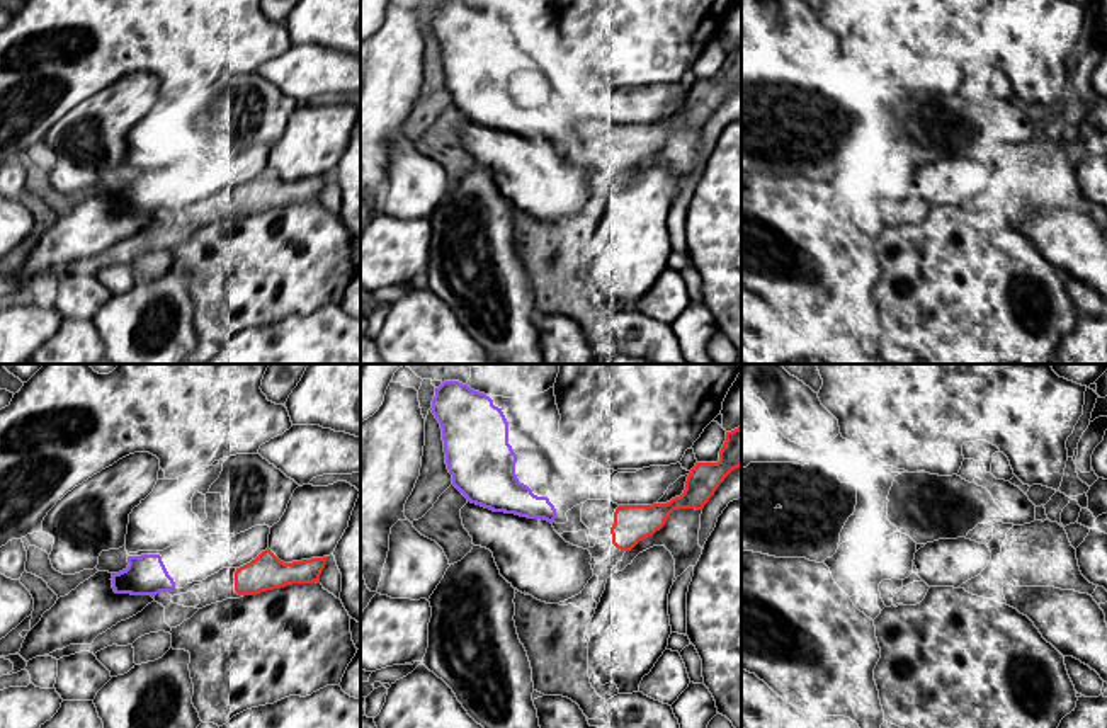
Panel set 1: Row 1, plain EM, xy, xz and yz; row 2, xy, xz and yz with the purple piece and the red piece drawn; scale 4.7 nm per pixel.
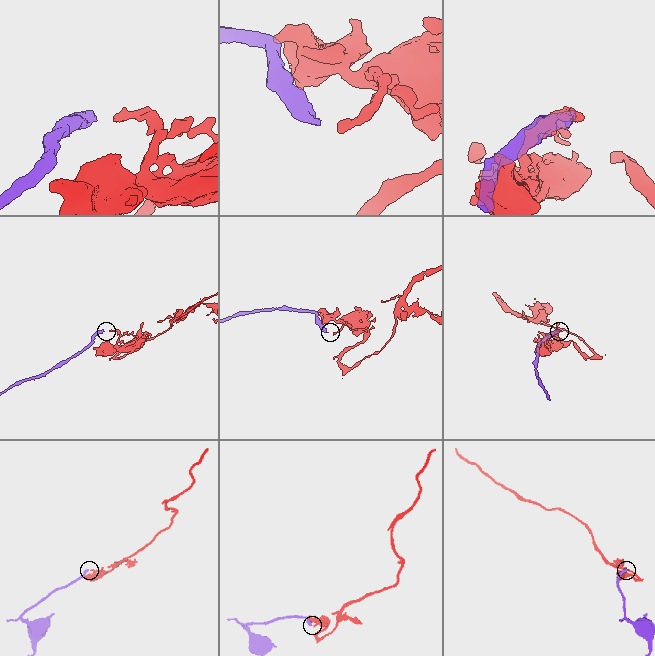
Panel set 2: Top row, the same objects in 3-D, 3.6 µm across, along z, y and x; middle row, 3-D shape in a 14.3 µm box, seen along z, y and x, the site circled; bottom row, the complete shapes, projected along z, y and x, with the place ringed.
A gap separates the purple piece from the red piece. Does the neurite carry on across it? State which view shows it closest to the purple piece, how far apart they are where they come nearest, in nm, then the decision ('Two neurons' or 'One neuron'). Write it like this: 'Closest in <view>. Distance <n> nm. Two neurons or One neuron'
Closest in xz. Distance 260 nm. Two neurons

